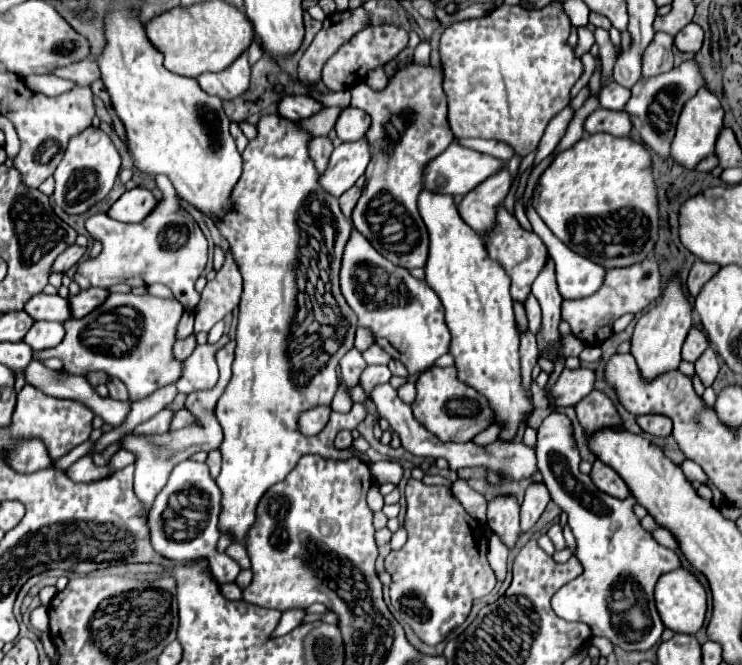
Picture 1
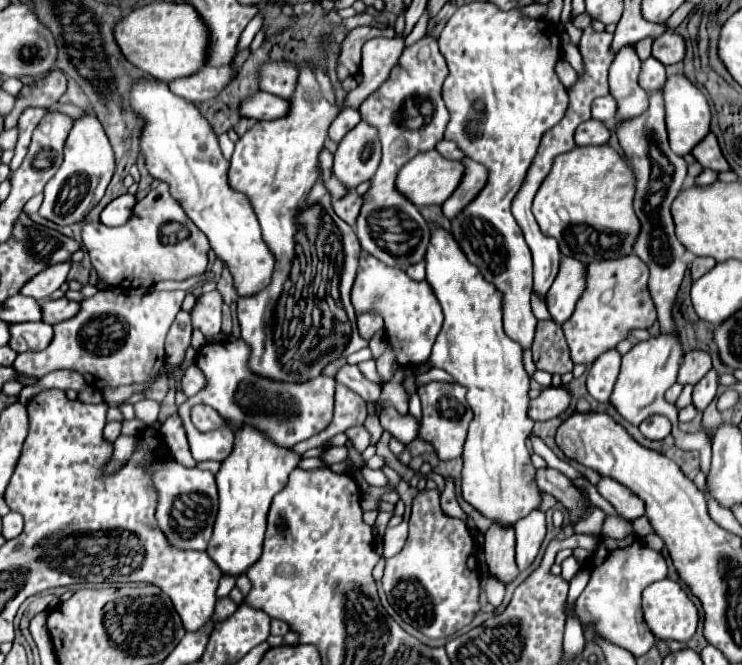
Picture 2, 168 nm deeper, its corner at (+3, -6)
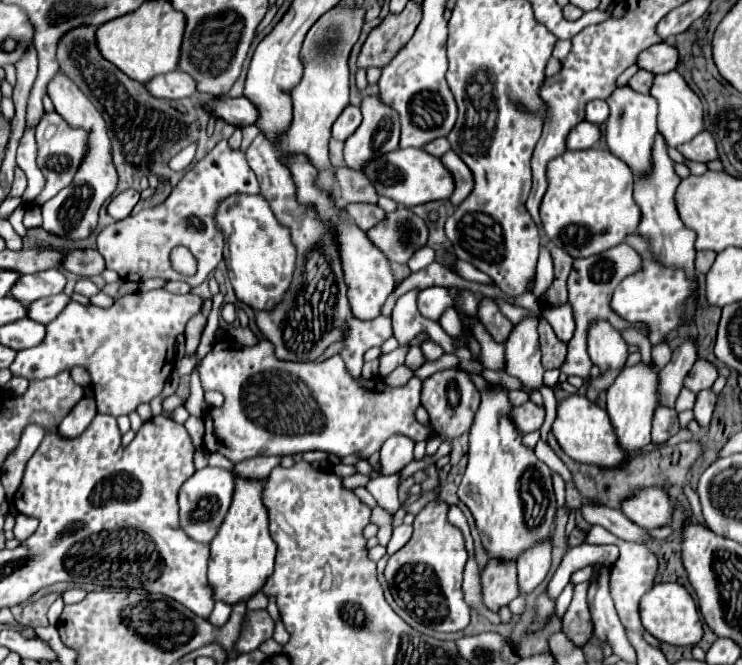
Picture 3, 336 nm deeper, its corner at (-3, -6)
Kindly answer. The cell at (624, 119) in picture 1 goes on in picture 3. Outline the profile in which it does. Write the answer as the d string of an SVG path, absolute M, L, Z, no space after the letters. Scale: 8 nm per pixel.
M580 122L568 134L568 150L592 148L592 146L596 146L600 142L600 138L602 138L602 132L600 132L600 128L596 124Z

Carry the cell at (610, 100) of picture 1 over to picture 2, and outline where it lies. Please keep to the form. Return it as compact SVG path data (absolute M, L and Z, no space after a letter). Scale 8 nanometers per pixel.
M610 94L592 102L592 118L600 122L608 122L614 118L614 98L610 98Z

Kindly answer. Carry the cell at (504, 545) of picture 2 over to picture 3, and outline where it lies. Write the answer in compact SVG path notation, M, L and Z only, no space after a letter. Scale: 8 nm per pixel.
M490 558L482 572L484 604L496 612L500 606L506 606L510 600L514 600L520 594L516 578L516 562Z

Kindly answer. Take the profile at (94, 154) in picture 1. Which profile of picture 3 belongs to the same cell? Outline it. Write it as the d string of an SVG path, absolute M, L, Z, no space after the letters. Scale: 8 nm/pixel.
M58 72L50 84L48 84L48 96L54 102L56 112L72 126L72 128L82 128L88 132L88 142L86 142L86 154L74 174L74 180L60 190L54 198L50 198L42 206L42 216L44 216L44 230L54 232L64 238L86 238L98 222L98 210L102 204L114 194L116 184L118 184L118 174L116 174L116 164L112 162L112 142L108 138L108 126L104 118L98 114L98 110L92 106L92 102L78 90L78 86L66 78L66 74Z

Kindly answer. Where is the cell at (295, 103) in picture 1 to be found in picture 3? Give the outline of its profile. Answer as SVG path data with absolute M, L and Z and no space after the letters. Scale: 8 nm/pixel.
M246 96L240 98L222 98L222 100L212 100L208 106L208 112L214 112L218 118L224 118L226 122L234 126L246 126L246 124L256 124L260 118L258 106L250 102Z

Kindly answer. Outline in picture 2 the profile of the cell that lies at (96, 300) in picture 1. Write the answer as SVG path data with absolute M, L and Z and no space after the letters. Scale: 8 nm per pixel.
M66 298L60 300L46 300L42 302L42 320L48 324L62 322L66 318L72 318L78 312L78 302L70 302Z

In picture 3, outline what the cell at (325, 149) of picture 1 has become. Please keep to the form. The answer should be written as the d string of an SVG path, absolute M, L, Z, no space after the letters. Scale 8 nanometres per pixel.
M340 166L340 168L336 168L336 180L340 186L340 202L342 204L348 204L348 202L376 204L378 194L376 194L372 182L368 182L368 176L364 172Z

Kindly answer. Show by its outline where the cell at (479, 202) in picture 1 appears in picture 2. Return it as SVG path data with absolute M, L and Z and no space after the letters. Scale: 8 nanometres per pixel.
M462 158L464 164L464 176L460 186L454 190L454 194L442 204L442 212L446 218L454 218L462 206L466 206L466 202L470 202L470 198L474 198L474 194L478 194L478 190L482 190L482 186L486 184L486 168L470 158Z

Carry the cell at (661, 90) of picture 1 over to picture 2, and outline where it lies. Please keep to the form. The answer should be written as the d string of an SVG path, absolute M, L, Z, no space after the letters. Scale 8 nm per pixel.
M660 90L652 92L646 114L642 118L634 118L634 122L626 122L626 126L616 126L616 134L624 150L624 158L636 178L634 210L640 218L640 234L634 244L634 254L650 268L648 288L658 310L660 332L678 334L678 328L672 318L672 308L674 308L684 272L688 268L688 260L686 260L688 252L674 234L670 204L674 202L674 198L684 186L686 162L680 156L676 156L668 146L668 134L666 134L666 124L664 124L664 110L662 110L662 92Z

